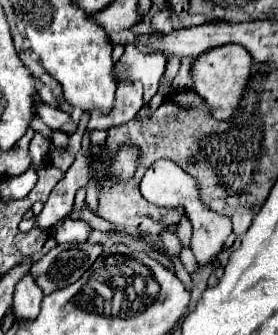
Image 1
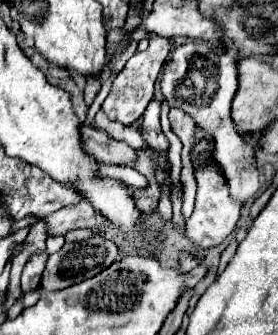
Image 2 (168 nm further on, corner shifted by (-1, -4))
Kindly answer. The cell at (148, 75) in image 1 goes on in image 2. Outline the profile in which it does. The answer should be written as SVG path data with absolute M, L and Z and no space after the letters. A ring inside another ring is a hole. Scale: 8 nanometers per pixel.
M153 97L143 113L143 125L141 125L143 139L157 151L167 151L169 141L165 139L163 131L159 129L159 101Z

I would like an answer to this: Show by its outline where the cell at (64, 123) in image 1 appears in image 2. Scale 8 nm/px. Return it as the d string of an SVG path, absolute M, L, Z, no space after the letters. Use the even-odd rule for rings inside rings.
M91 125L81 127L81 143L87 155L95 157L103 163L115 163L115 165L131 165L133 163L133 149L123 143L109 139L105 131L95 129Z

